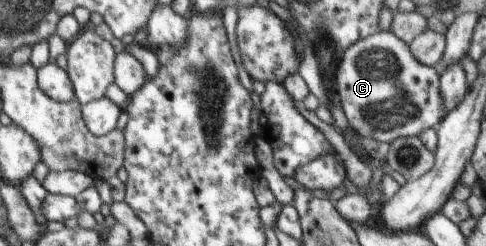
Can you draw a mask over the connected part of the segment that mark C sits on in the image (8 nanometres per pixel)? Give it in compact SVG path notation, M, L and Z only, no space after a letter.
M389 31L379 32L358 40L343 51L336 68L334 86L337 98L349 124L361 137L375 138L391 144L401 137L415 137L422 130L434 128L445 118L439 88L439 72L432 66L419 62L409 45Z

